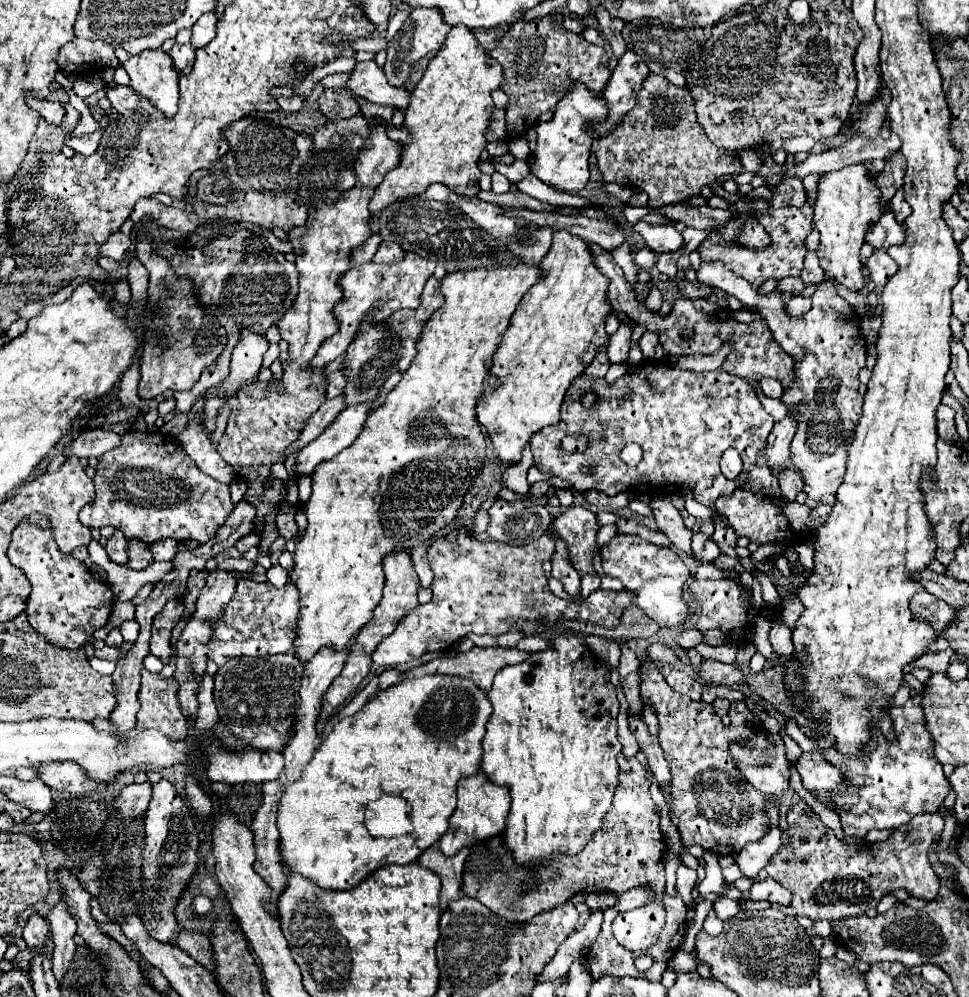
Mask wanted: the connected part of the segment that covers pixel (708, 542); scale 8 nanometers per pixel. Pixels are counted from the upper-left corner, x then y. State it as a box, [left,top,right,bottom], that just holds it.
[691,532,719,562]

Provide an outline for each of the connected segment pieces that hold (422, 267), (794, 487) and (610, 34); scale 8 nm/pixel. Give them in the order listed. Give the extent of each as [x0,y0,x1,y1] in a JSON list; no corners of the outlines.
[[311,252,435,368],[777,470,803,500],[595,6,625,58]]

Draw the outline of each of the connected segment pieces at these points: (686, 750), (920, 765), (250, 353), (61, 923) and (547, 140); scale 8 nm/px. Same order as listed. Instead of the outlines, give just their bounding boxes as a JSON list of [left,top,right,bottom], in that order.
[[641,662,767,854],[827,690,951,836],[219,328,269,398],[47,900,77,980],[527,84,607,192]]

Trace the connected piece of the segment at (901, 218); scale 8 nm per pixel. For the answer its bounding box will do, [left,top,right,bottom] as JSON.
[891,190,911,222]

